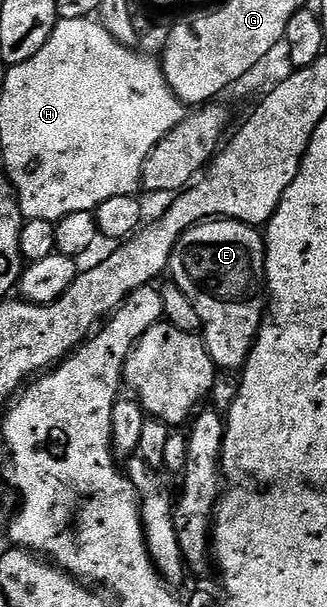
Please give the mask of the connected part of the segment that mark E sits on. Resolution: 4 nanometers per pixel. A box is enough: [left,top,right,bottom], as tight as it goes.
[169,219,265,373]

